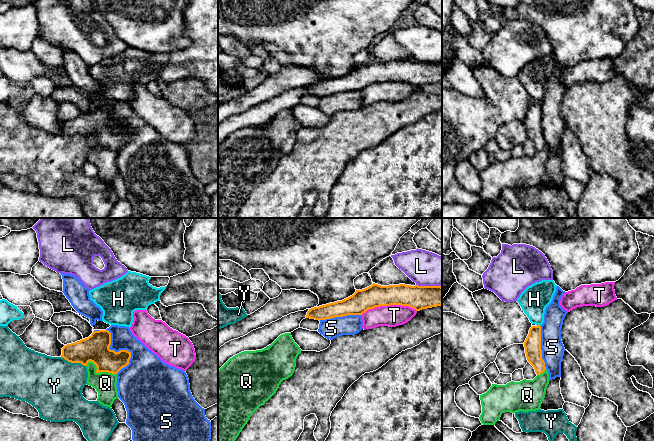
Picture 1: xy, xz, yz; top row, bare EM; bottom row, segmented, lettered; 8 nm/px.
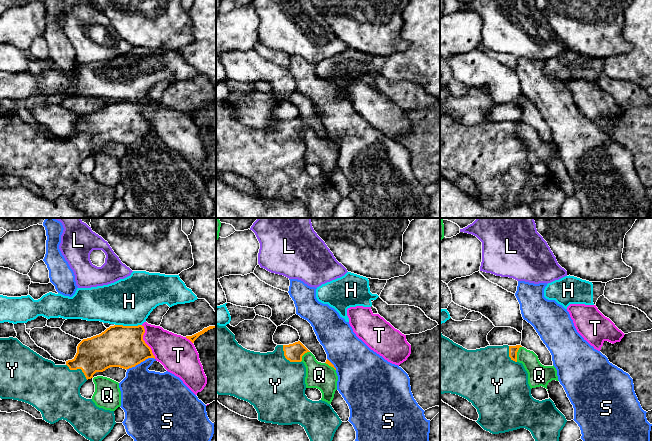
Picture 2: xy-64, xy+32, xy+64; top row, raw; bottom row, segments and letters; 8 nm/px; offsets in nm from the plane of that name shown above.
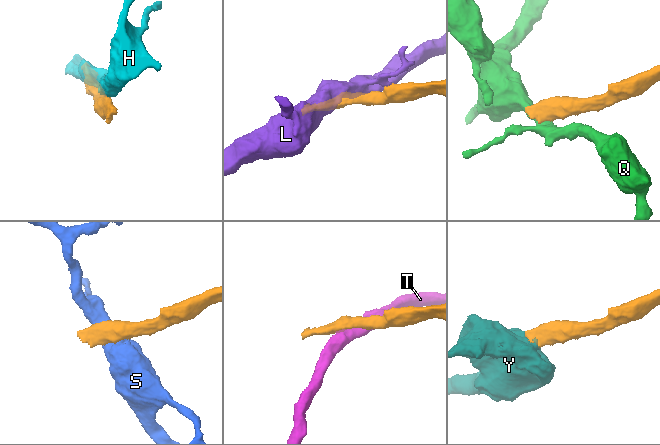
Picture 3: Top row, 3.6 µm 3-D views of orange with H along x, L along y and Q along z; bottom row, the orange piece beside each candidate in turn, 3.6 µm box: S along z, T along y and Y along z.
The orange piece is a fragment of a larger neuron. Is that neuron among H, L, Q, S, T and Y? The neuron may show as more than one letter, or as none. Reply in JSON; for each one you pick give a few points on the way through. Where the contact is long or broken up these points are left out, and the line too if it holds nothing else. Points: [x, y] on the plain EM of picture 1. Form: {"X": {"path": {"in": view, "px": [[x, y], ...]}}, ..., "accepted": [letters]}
{"Y": {"path": {"in": "xy", "px": [[95, 124], [87, 125], [74, 138], [70, 146], [54, 162]]}}, "accepted": ["Y"]}

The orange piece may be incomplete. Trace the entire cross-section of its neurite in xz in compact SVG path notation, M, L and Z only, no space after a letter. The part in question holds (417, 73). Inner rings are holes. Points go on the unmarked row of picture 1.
M373 59L371 62L356 66L356 68L342 76L334 79L329 79L319 83L309 85L306 94L315 96L326 96L335 93L343 93L347 91L362 91L369 85L380 82L401 81L409 82L416 87L422 85L437 83L442 81L442 63L441 62L411 62L405 60L381 62Z

